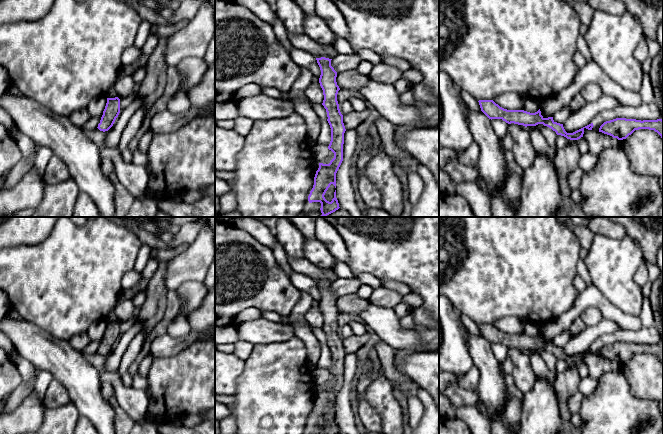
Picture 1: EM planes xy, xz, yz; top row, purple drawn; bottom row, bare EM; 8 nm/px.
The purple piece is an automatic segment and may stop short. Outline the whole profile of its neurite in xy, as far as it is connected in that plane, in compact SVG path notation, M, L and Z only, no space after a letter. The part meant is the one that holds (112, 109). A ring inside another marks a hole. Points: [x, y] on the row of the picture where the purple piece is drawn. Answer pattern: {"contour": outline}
{"contour": "M118 97L107 98L107 103L97 128L103 132L108 131L113 126L119 113L120 99Z"}

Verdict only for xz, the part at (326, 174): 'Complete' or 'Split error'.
Complete

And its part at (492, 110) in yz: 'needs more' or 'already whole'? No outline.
already whole

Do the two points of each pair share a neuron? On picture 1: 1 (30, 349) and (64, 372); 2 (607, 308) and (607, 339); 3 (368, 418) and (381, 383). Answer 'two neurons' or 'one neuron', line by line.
1: one neuron
2: two neurons
3: two neurons

